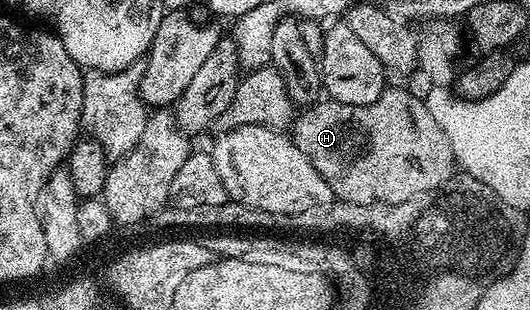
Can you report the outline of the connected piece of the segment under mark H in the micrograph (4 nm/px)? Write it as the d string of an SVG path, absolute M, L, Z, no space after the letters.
M387 87L379 99L370 105L348 105L321 99L302 113L305 114L302 117L300 114L291 126L291 138L299 151L310 160L315 171L330 185L337 201L342 197L353 197L353 201L373 201L373 197L385 197L385 201L408 203L409 193L417 193L417 189L430 189L433 194L438 192L435 187L435 183L438 183L435 181L437 165L439 169L445 165L445 173L455 173L451 143L447 143L443 127L435 123L424 100L405 89Z

